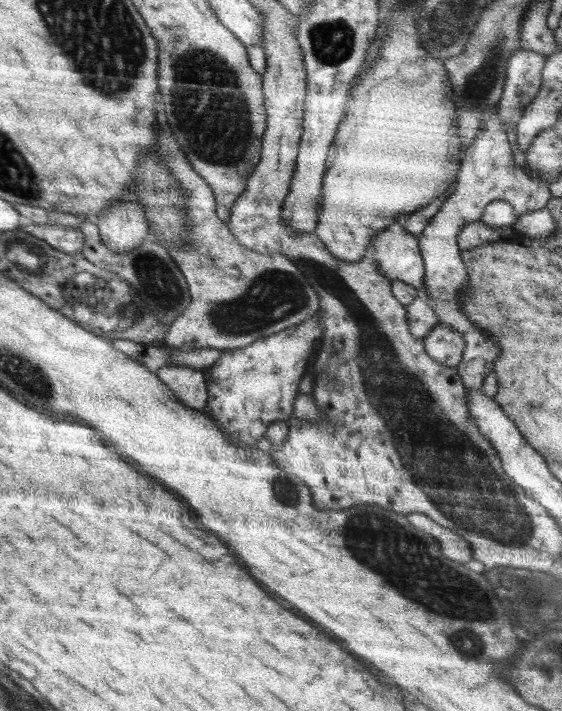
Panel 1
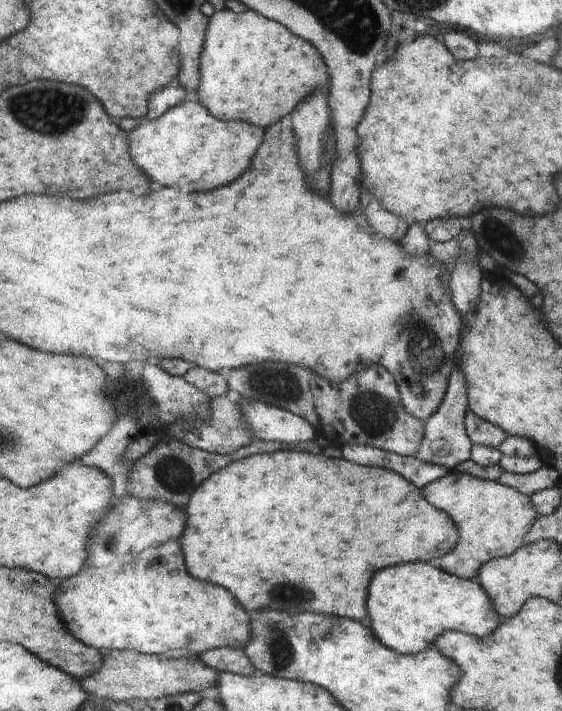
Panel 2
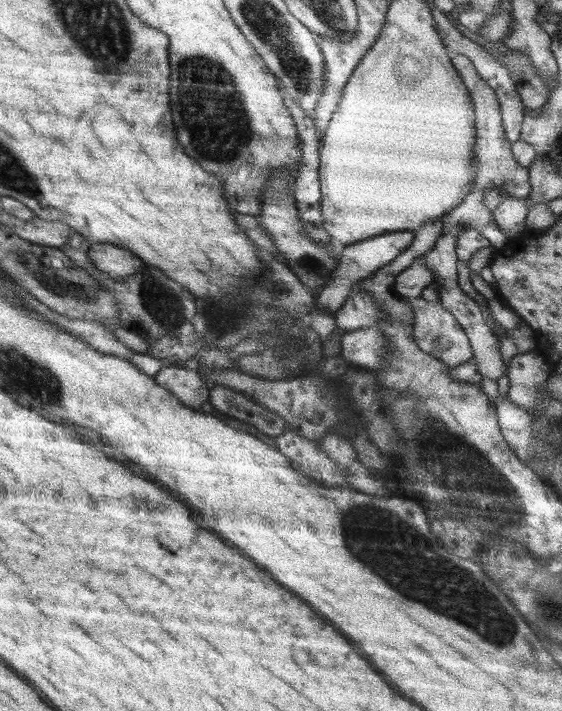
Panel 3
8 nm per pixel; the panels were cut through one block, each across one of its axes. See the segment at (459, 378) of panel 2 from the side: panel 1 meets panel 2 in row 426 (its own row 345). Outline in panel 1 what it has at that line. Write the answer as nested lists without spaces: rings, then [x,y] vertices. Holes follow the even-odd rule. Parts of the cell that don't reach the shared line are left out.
[[[438,323],[423,340],[427,353],[448,368],[457,367],[463,358],[465,339],[456,329]]]

